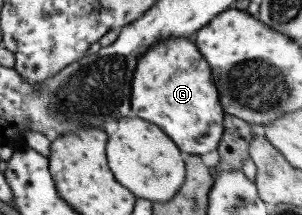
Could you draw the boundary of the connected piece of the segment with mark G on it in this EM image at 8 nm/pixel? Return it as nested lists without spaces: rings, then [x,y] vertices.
[[[184,36],[162,38],[150,45],[137,61],[129,99],[133,115],[160,127],[180,151],[189,155],[200,156],[217,149],[225,112],[210,79],[208,63],[198,53],[196,44]]]

